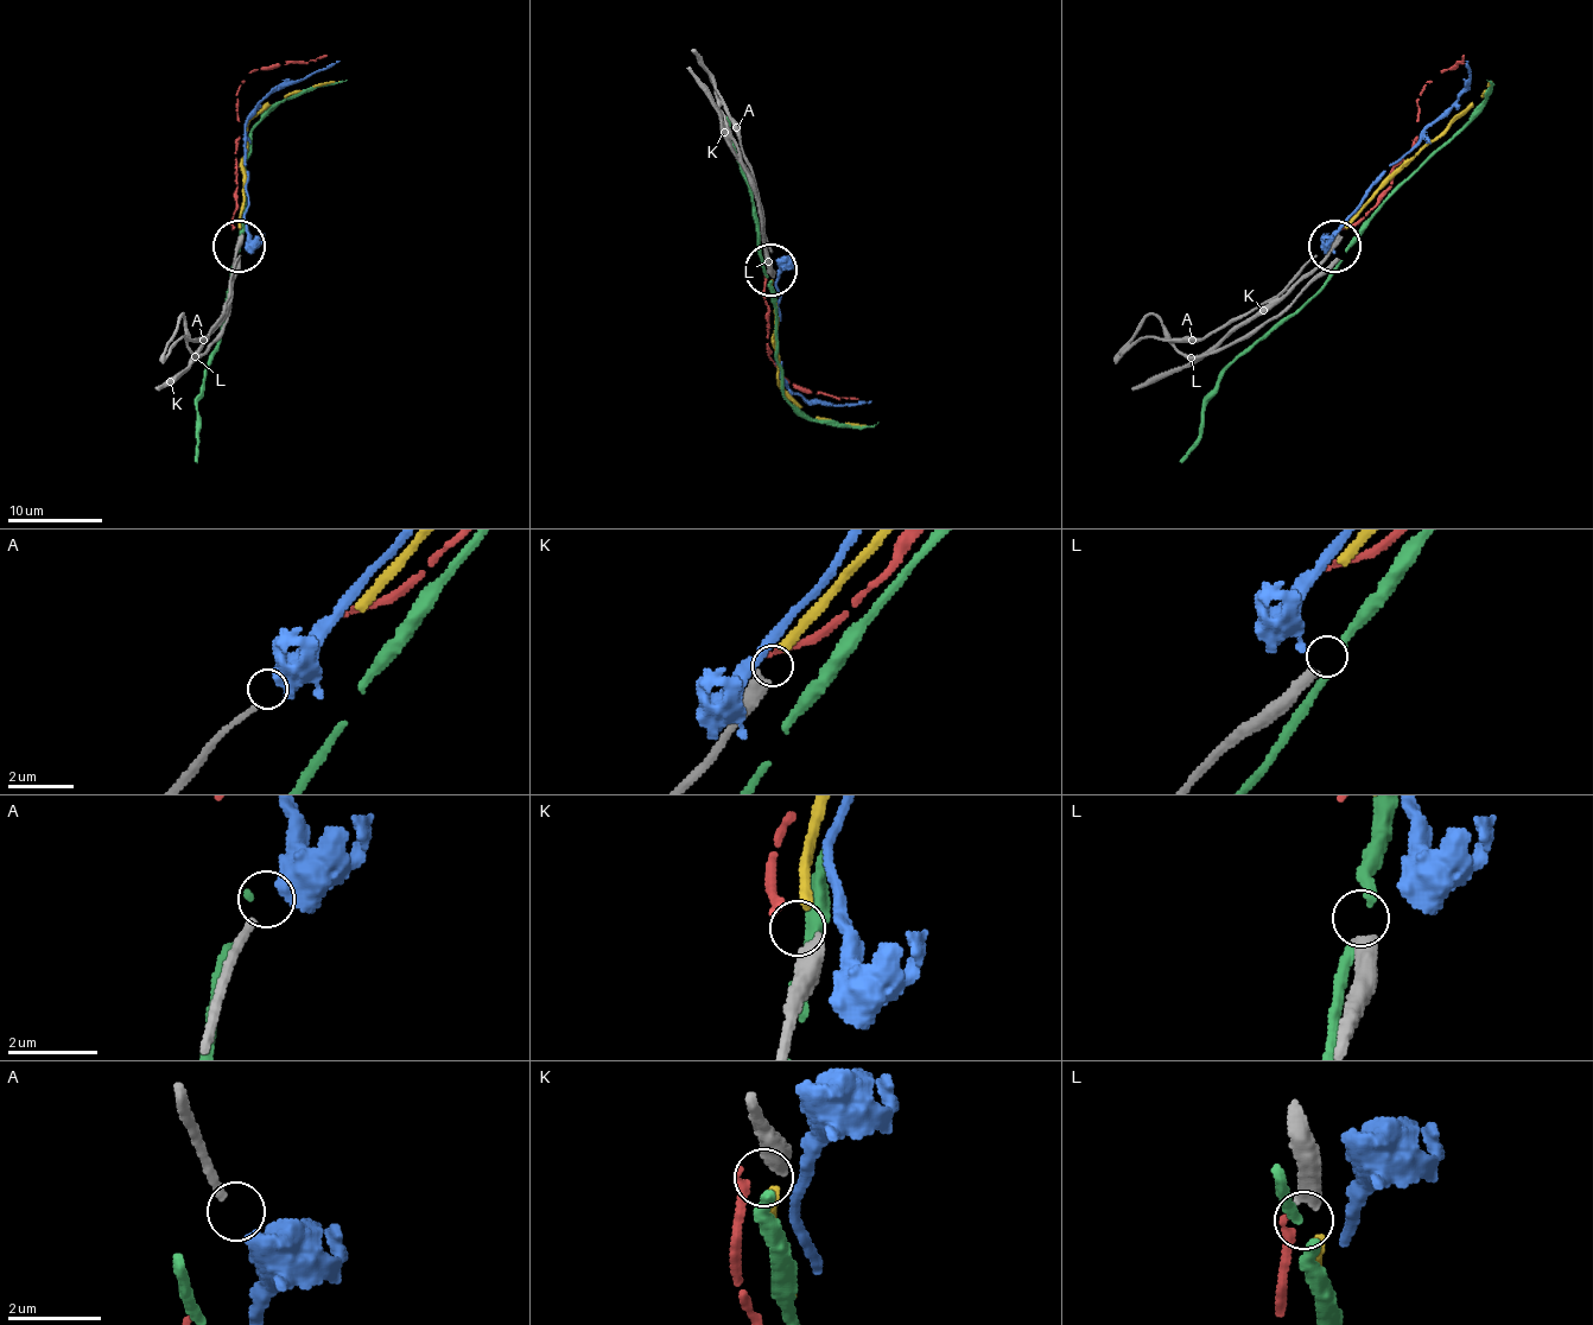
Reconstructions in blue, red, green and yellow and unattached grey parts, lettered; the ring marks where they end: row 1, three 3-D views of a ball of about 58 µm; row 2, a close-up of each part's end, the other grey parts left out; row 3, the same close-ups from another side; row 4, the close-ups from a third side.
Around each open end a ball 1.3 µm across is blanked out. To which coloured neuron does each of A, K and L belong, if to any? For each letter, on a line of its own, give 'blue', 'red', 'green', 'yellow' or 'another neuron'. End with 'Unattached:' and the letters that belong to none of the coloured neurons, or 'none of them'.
A: blue
K: yellow
L: another neuron
Unattached: L

